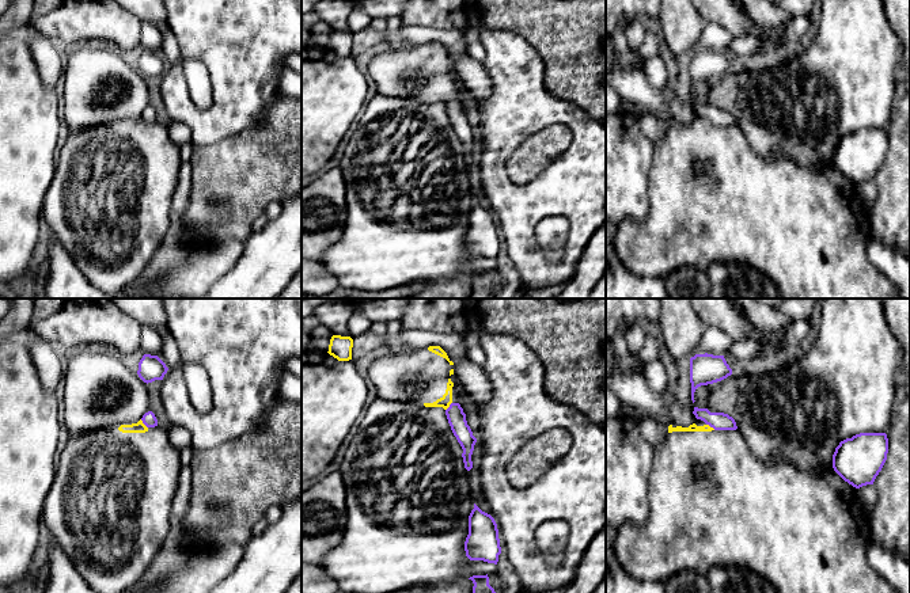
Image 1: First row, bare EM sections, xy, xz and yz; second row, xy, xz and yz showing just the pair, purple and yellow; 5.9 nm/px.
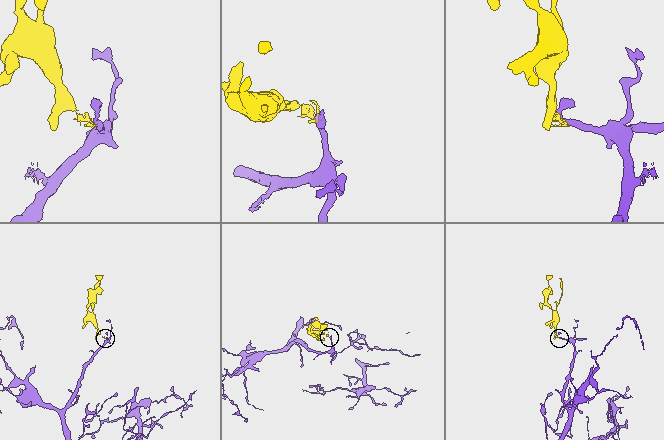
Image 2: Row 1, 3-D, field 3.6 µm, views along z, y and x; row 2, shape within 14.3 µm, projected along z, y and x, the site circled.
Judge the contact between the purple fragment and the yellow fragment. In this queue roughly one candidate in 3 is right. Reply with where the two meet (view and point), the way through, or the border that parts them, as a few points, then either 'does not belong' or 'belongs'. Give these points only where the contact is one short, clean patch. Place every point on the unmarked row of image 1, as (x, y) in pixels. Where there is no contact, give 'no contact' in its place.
meets purple in xy at (143, 118); border along xy (140, 116), (147, 124); does not belong

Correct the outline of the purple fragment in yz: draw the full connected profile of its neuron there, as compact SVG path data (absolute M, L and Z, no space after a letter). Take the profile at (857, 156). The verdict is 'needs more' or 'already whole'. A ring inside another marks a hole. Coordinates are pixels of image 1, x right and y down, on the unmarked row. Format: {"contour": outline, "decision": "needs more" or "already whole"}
{"contour": "M860 129L839 138L833 151L833 164L845 178L860 185L873 180L887 149L886 129Z", "decision": "already whole"}

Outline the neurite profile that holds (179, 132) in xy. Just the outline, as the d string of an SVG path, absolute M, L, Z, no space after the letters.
M171 121L167 129L168 129L168 136L178 147L192 142L190 129L186 123Z

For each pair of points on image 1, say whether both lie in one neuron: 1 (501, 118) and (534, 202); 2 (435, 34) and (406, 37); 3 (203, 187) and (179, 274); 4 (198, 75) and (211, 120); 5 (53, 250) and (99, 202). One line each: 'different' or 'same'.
1: same
2: same
3: different
4: different
5: different

